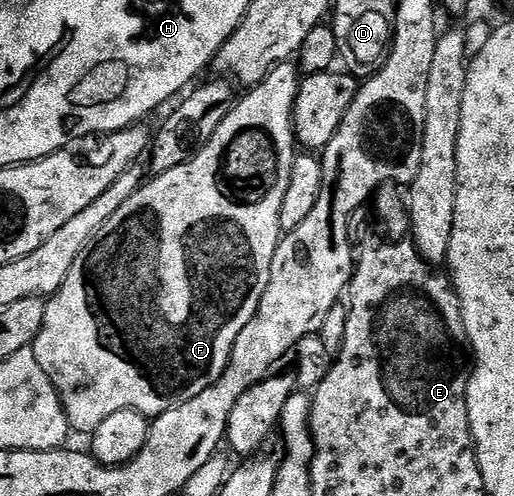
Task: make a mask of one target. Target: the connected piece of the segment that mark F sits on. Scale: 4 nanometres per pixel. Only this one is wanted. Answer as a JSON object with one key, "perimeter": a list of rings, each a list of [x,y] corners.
{"perimeter":[[[293,61],[279,62],[274,71],[259,82],[257,86],[247,89],[246,95],[239,97],[233,108],[224,116],[224,124],[216,128],[212,140],[200,148],[200,152],[188,164],[180,164],[180,168],[172,168],[172,172],[151,177],[143,181],[142,187],[116,211],[116,216],[96,232],[96,236],[76,256],[76,264],[72,264],[72,272],[64,280],[64,284],[46,303],[44,324],[40,328],[38,338],[32,347],[36,360],[40,360],[40,368],[58,389],[62,397],[62,407],[66,410],[66,419],[70,421],[71,431],[93,435],[95,428],[104,424],[108,416],[121,410],[139,410],[147,416],[157,416],[200,396],[204,388],[216,384],[220,376],[224,376],[230,367],[232,348],[236,344],[236,336],[244,332],[248,320],[256,316],[256,308],[260,308],[260,300],[268,288],[270,269],[274,253],[284,231],[280,228],[280,204],[284,204],[284,192],[288,192],[288,176],[292,176],[292,164],[296,157],[296,139],[294,137],[294,101],[300,85],[299,67]]]}

